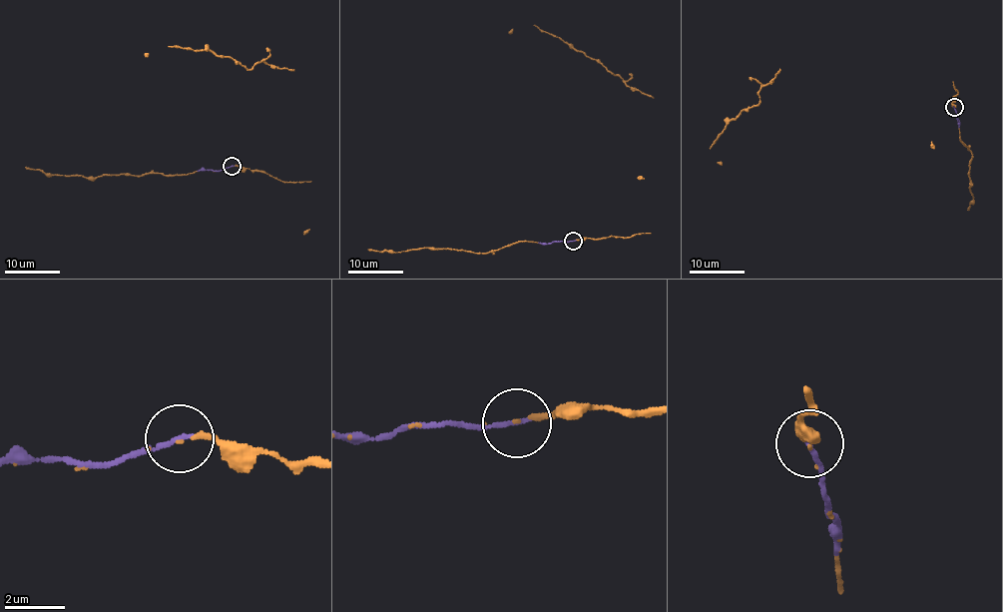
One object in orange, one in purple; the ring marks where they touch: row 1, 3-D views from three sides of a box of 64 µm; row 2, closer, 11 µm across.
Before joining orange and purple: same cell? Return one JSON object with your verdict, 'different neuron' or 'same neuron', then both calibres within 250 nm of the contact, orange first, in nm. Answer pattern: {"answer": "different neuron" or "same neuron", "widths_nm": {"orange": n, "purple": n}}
{"answer": "same neuron", "widths_nm": {"orange": 140, "purple": 170}}

